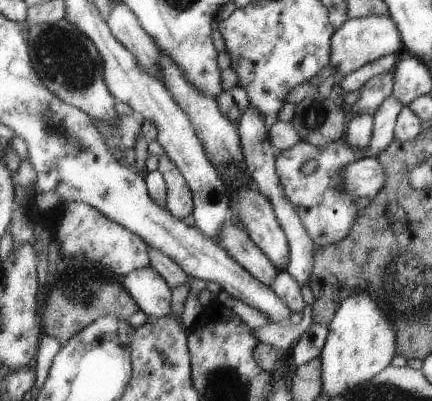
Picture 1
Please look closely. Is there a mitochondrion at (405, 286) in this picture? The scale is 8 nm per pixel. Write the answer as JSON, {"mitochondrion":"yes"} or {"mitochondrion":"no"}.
{"mitochondrion":"yes"}

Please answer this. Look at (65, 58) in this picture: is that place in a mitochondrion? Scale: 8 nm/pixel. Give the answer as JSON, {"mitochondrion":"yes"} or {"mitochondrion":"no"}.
{"mitochondrion":"yes"}

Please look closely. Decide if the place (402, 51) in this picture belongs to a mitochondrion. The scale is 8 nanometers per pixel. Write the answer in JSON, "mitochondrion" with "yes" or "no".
{"mitochondrion":"no"}

